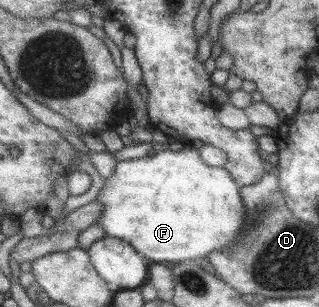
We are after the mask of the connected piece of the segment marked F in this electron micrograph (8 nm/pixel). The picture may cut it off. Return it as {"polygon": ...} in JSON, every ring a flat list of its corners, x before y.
{"polygon":[[189,143,180,151,165,149,158,151,154,156,144,156,142,158,132,158,130,160,118,161,115,169,106,175,105,186,97,194,97,200,101,202,101,213,95,224,99,224,104,229,105,235,115,237,128,242,136,252,140,253,149,262,177,264,182,261,199,261,203,257,208,257,212,251,220,250,230,245,238,244,244,222,244,203,240,196,240,185,233,176,224,168,208,166,201,157,199,150]]}

